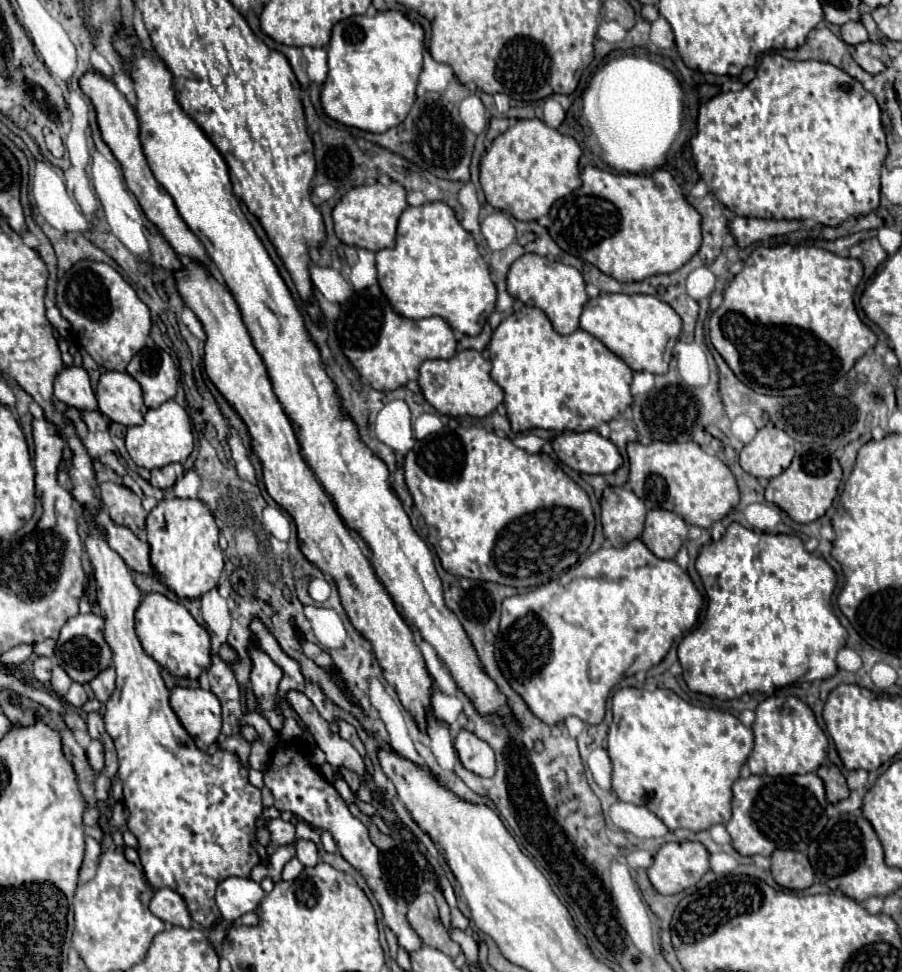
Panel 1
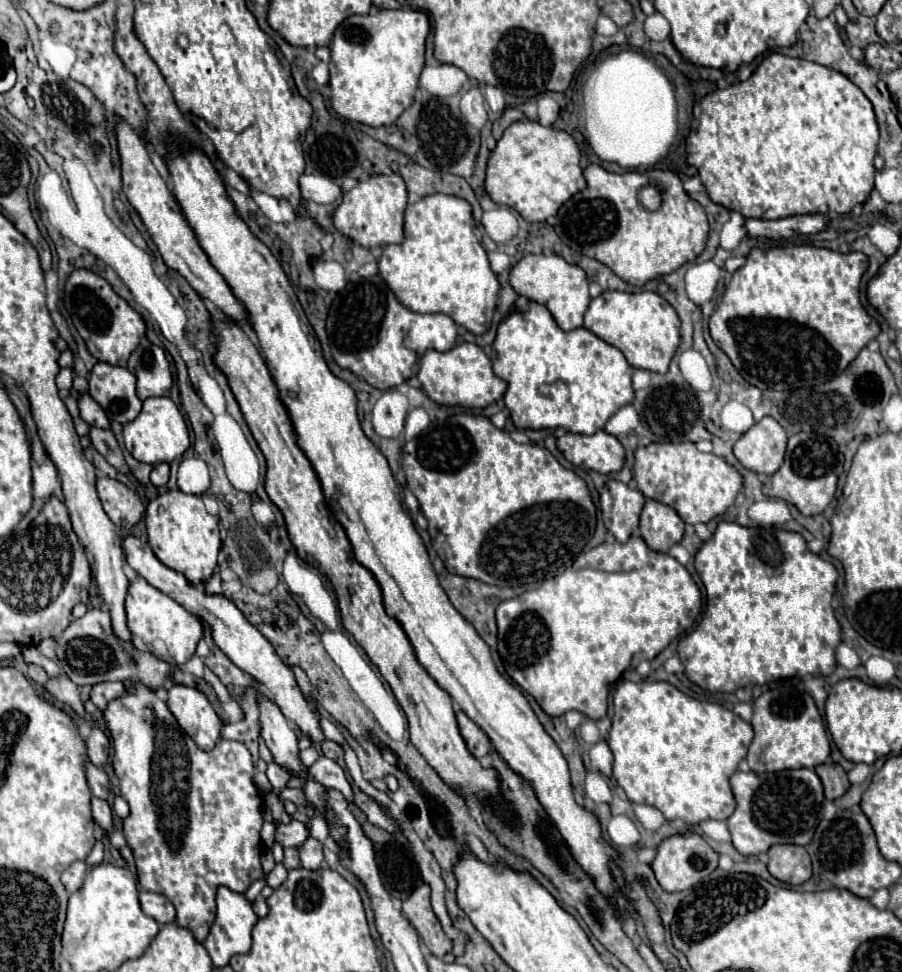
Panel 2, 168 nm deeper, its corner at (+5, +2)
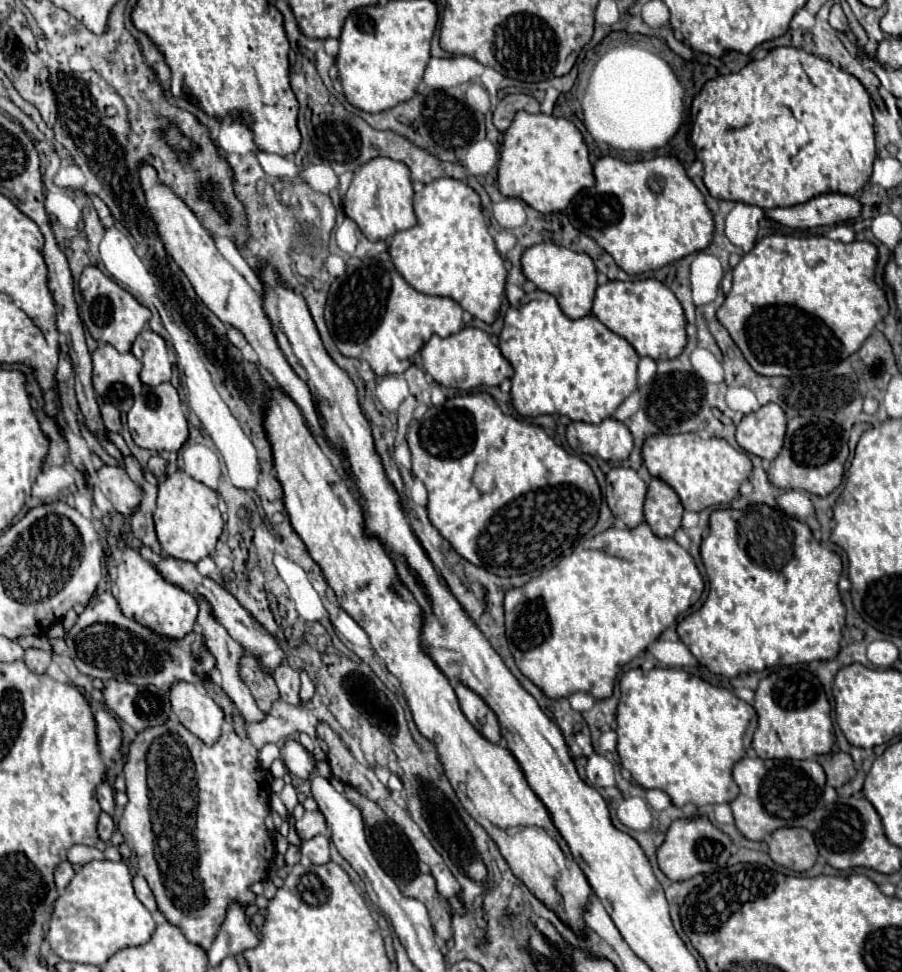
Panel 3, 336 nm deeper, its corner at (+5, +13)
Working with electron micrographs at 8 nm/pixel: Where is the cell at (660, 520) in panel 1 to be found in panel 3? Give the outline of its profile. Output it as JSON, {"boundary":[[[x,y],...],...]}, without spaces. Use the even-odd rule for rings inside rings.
{"boundary":[[[651,479],[645,499],[645,521],[657,537],[673,537],[681,527],[683,505],[677,493],[661,479]]]}

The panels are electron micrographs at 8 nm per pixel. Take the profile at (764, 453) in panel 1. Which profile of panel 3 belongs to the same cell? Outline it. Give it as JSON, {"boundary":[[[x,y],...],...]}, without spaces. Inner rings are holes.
{"boundary":[[[767,403],[759,411],[745,415],[737,425],[737,443],[747,453],[773,461],[785,439],[785,413],[779,405]]]}

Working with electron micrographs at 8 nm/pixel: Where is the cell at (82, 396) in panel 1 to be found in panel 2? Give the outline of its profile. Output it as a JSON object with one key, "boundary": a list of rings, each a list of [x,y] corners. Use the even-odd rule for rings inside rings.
{"boundary":[[[81,394],[81,398],[79,398],[79,412],[81,412],[81,418],[89,426],[95,426],[95,428],[111,428],[109,418],[105,416],[103,408],[89,394]]]}

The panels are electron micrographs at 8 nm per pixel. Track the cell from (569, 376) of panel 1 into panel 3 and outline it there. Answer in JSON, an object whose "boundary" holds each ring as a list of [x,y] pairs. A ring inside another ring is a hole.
{"boundary":[[[541,293],[537,299],[511,307],[505,313],[505,323],[499,335],[499,349],[503,357],[515,369],[511,377],[513,407],[521,417],[537,415],[565,415],[571,421],[601,423],[611,417],[615,409],[637,389],[637,353],[627,339],[609,331],[597,317],[587,315],[581,319],[569,319],[557,305],[557,299],[549,293]]]}

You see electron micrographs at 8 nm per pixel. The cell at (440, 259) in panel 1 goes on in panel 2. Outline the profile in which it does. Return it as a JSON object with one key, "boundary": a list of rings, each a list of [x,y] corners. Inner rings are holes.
{"boundary":[[[431,194],[405,210],[405,242],[391,244],[379,260],[379,274],[389,284],[397,300],[413,312],[443,312],[473,334],[485,334],[491,326],[499,298],[499,280],[491,270],[487,252],[473,234],[473,216],[467,200],[449,194]]]}

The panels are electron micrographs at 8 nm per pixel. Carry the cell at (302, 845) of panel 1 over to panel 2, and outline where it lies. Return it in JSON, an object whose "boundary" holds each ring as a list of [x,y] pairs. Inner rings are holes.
{"boundary":[[[307,838],[307,842],[299,848],[301,866],[307,870],[319,870],[323,862],[323,846],[315,838]]]}

